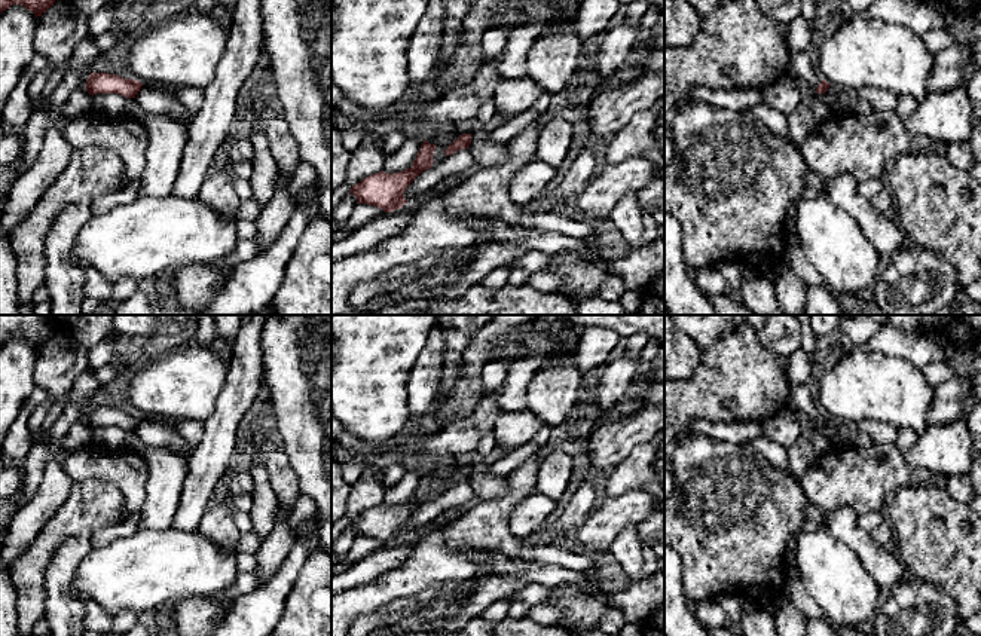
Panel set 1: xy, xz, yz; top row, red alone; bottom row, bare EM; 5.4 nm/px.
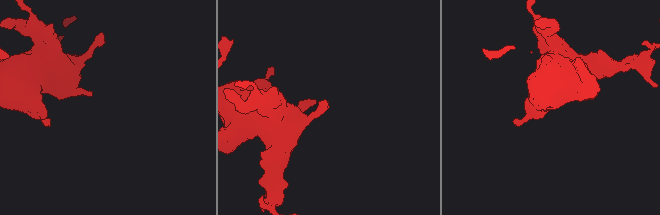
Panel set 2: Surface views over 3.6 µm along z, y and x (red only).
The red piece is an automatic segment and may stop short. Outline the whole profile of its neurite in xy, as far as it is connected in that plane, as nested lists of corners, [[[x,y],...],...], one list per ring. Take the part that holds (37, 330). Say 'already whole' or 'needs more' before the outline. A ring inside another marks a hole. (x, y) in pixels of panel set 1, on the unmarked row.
already whole; [[[0,315],[0,346],[12,337],[21,337],[40,349],[59,330],[52,315]]]

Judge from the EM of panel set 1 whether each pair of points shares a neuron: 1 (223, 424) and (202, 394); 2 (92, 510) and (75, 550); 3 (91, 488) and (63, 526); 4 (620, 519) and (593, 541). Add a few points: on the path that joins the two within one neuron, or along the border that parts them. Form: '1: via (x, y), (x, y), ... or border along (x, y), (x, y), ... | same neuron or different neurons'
1: border along (226, 376), (214, 410), (202, 421) | different neurons
2: border along (88, 534), (70, 535), (54, 553) | different neurons
3: via (91, 497), (72, 517) | same neuron
4: via (614, 520), (599, 535) | same neuron

